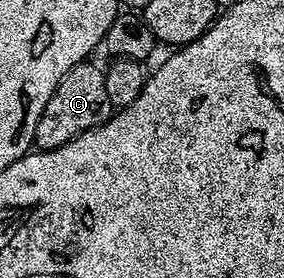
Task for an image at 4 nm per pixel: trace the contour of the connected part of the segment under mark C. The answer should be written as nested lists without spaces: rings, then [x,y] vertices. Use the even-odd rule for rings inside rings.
[[[88,60],[69,68],[53,96],[49,96],[49,104],[45,104],[45,112],[41,112],[41,120],[35,129],[34,145],[38,149],[61,148],[61,144],[69,144],[69,140],[81,136],[81,132],[89,132],[111,118],[113,107],[105,89],[105,76],[93,63]]]

